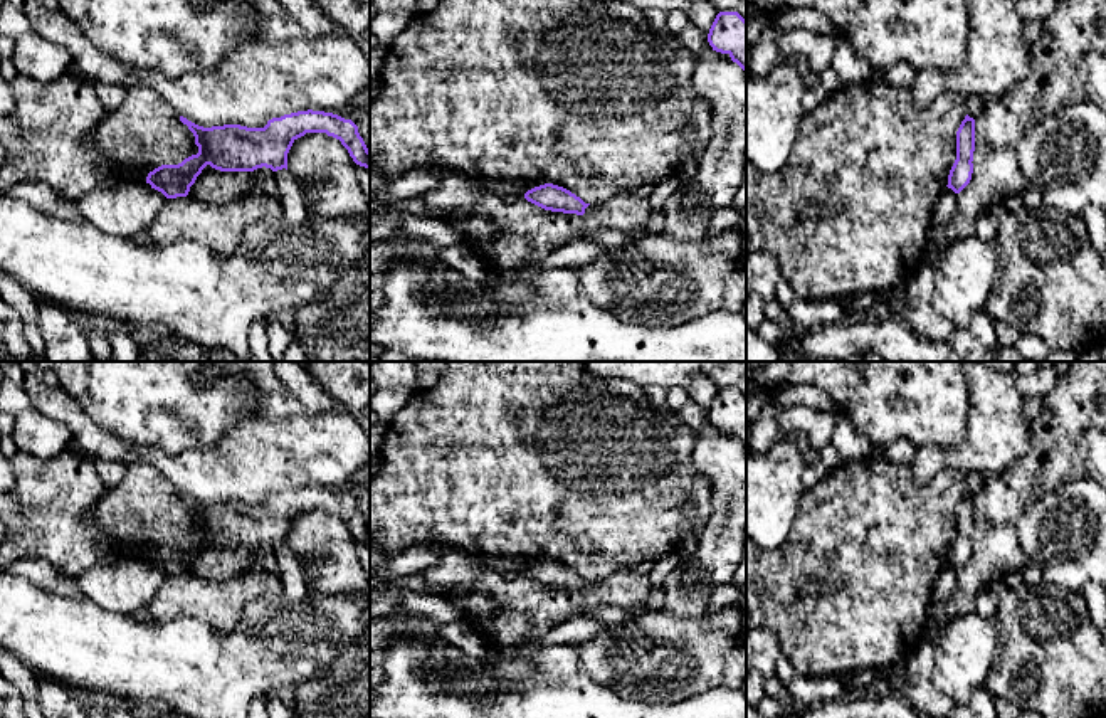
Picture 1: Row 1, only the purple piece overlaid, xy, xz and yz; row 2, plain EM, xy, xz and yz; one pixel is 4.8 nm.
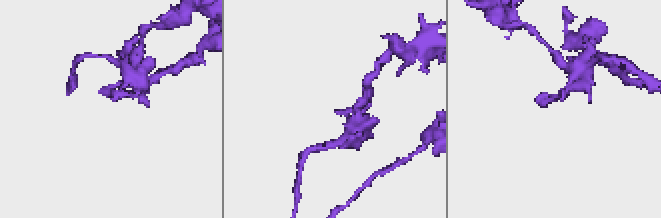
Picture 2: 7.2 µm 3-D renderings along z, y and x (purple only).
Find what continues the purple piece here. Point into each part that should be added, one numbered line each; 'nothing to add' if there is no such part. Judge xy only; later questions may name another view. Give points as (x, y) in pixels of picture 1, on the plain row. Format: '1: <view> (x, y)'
nothing to add

